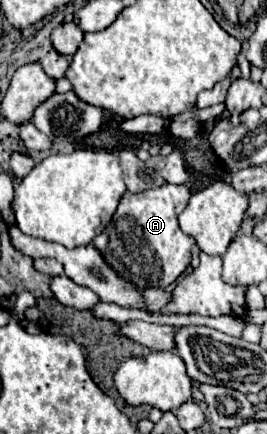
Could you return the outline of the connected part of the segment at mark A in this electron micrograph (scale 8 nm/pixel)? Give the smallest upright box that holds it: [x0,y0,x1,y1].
[92,184,196,288]

